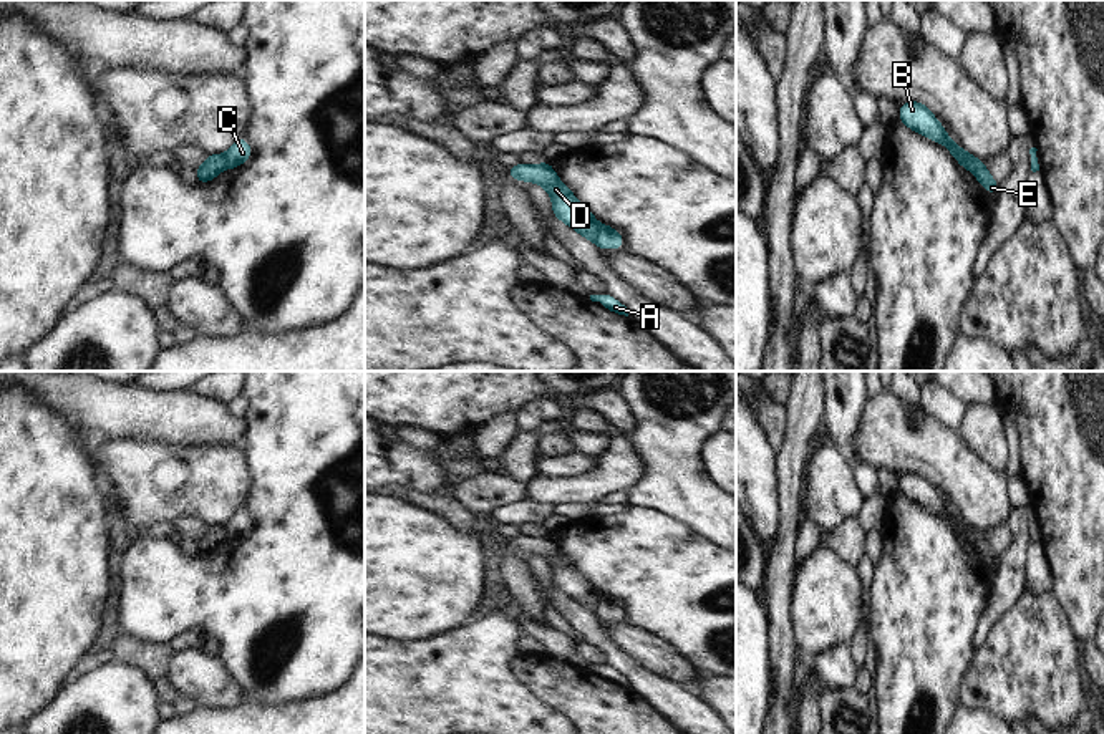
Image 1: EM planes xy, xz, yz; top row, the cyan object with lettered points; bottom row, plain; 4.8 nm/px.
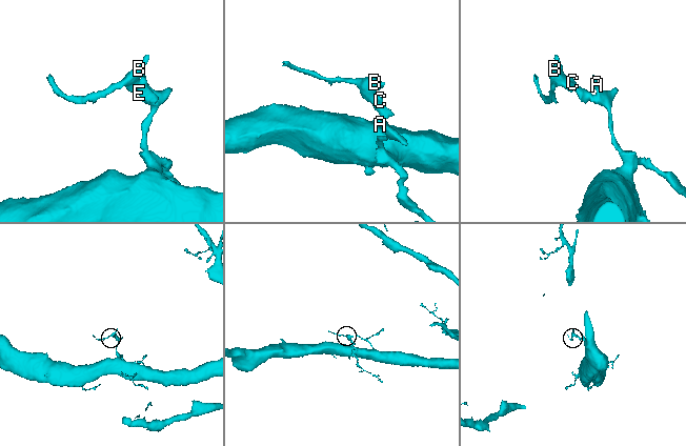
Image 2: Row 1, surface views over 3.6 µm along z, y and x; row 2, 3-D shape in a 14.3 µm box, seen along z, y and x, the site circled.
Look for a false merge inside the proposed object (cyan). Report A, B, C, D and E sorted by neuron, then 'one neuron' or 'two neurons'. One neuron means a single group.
A C E / B D | two neurons

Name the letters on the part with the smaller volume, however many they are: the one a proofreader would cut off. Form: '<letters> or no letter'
B, D.

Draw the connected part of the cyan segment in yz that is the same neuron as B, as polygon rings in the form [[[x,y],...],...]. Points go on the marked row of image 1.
[[[907,101],[898,108],[898,119],[912,131],[932,139],[933,142],[943,144],[948,152],[958,161],[960,167],[968,166],[966,161],[960,157],[958,146],[948,136],[942,123],[935,114],[920,101]]]

